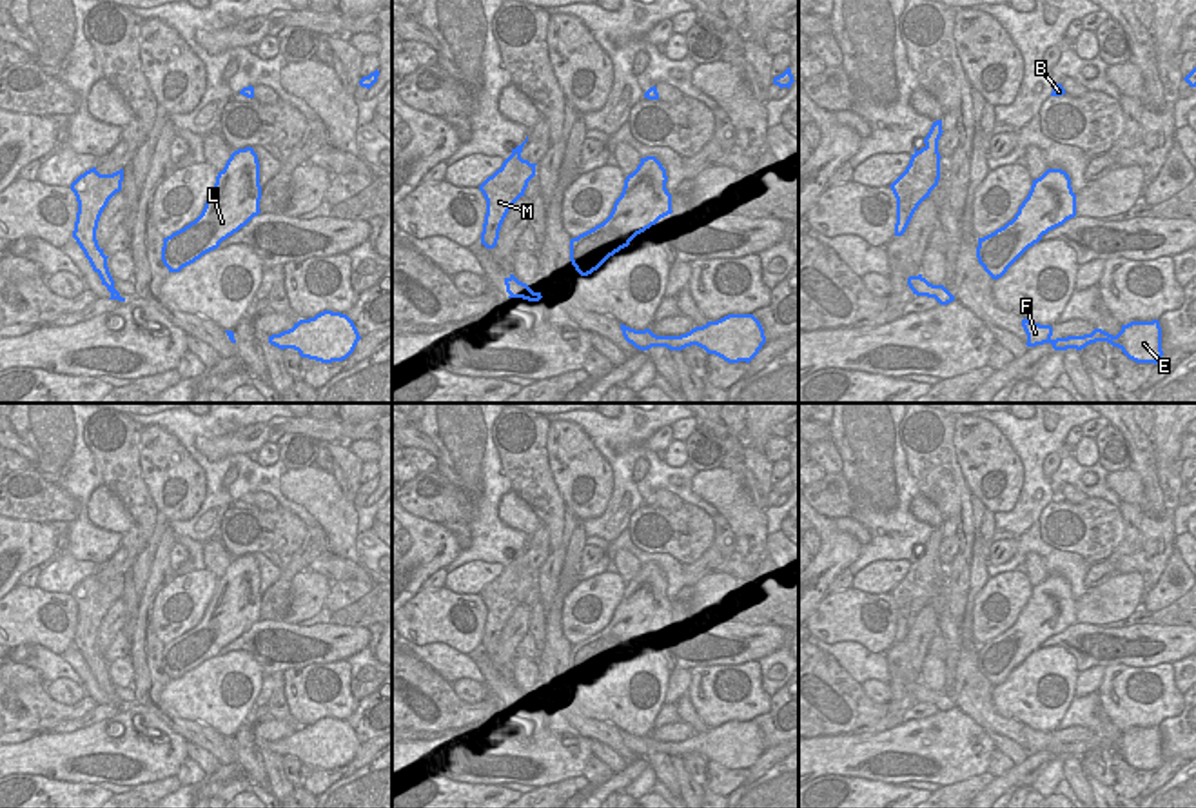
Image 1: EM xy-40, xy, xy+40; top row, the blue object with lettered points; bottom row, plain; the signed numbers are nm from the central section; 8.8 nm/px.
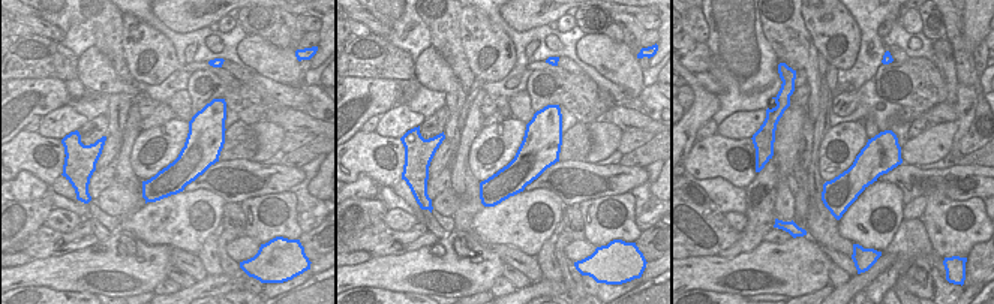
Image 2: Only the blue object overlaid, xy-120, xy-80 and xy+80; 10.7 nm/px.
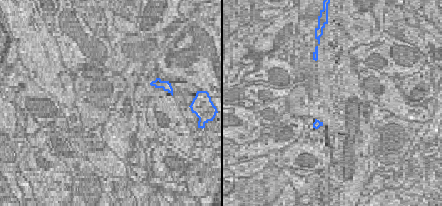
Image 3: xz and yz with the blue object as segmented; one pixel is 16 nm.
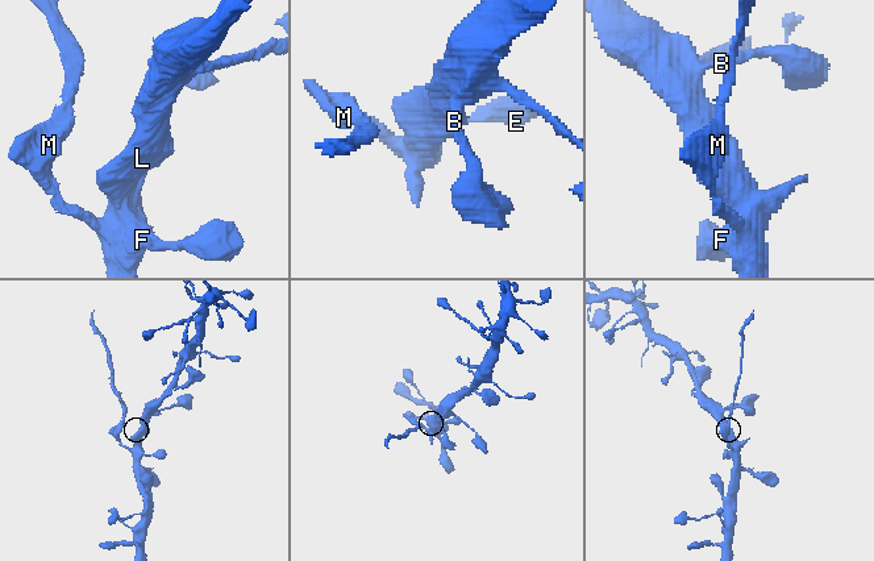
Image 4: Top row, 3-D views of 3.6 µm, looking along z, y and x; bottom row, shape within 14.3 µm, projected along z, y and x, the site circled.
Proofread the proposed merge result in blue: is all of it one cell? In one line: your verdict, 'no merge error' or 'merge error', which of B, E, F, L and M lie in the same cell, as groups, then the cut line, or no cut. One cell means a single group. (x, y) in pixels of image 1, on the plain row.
merge error; B E F L / M; cut in xy+40 along (939, 692), (935, 705)

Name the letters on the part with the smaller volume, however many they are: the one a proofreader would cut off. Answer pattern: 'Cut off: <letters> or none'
Cut off: M

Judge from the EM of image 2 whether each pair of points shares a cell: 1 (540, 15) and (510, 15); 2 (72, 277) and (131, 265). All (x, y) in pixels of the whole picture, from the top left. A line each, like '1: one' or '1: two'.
1: one
2: one

